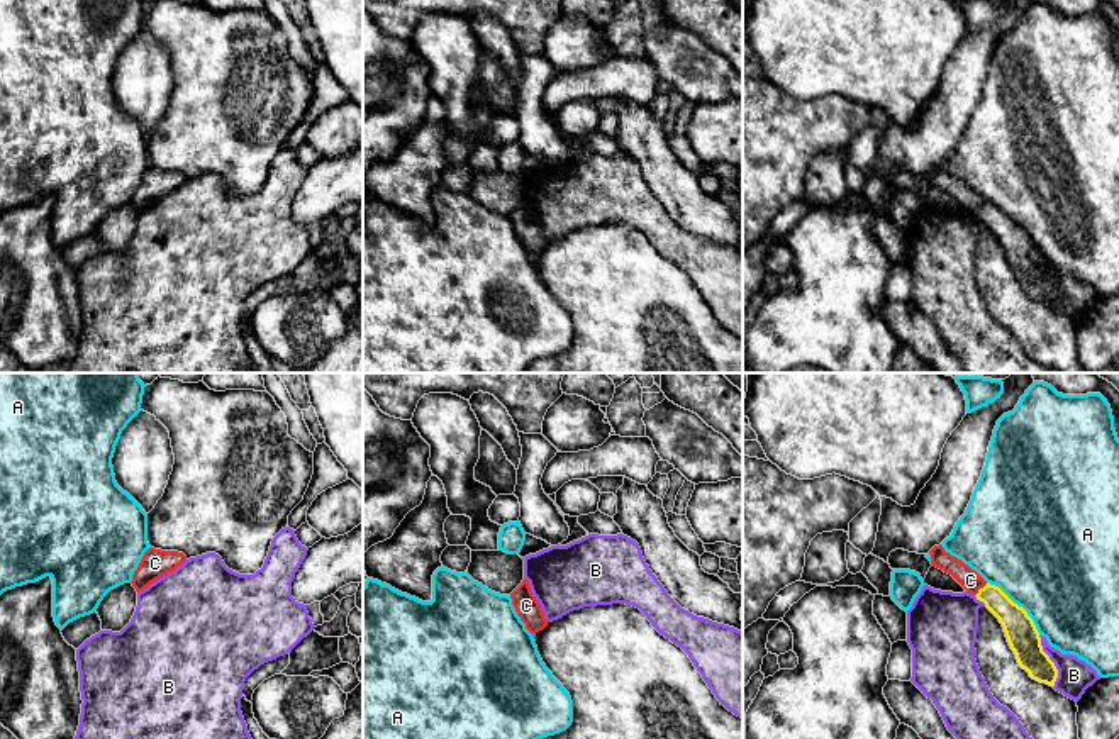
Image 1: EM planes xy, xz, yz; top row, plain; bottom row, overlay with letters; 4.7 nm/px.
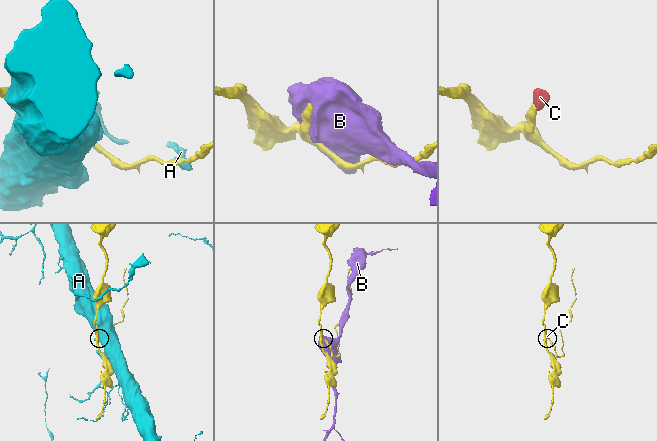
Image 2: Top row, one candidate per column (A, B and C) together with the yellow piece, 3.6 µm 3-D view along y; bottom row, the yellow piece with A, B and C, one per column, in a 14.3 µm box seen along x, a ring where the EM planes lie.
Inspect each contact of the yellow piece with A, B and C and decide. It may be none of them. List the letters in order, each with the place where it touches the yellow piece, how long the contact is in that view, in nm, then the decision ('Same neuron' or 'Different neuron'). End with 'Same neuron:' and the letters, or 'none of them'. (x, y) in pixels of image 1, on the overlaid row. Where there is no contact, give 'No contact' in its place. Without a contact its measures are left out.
A: Touches yellow at yz (1016, 604). Shared border 360 nm. Different neuron
B: Touches yellow at yz (1052, 661). Shared border 260 nm. Different neuron
C: Touches yellow at yz (980, 588). Shared border 90 nm. Same neuron
Same neuron: C

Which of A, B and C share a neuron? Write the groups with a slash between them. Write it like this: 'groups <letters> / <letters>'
groups A / B / C

